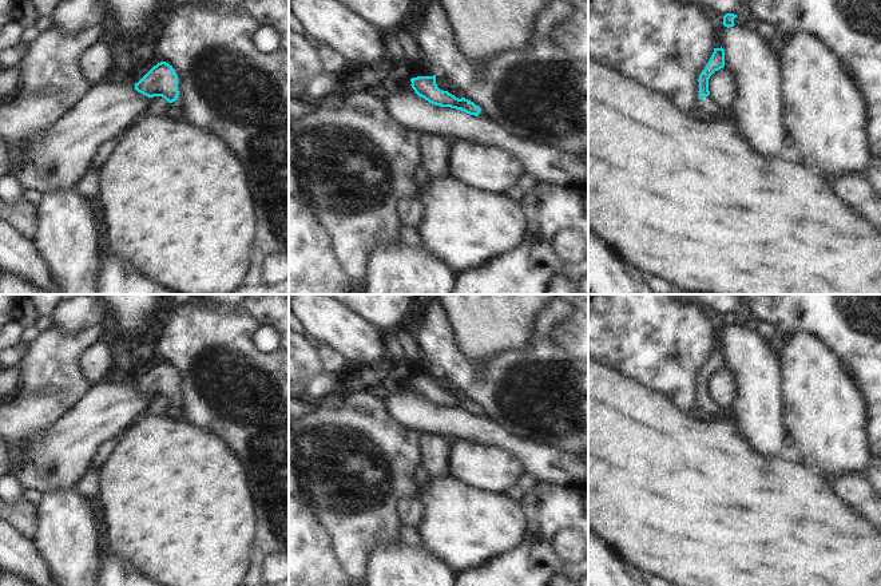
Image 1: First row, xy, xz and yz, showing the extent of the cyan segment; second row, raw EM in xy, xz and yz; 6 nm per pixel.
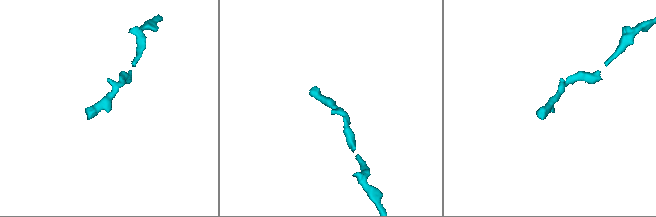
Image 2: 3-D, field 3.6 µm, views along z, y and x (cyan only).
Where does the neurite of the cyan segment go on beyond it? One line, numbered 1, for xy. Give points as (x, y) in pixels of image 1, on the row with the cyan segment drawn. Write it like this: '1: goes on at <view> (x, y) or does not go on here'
1: goes on at xy (174, 106)

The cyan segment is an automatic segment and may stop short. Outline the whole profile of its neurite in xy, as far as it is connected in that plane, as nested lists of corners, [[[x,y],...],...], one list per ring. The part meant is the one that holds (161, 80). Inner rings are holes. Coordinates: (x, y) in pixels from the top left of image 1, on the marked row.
[[[160,62],[154,66],[138,83],[135,90],[148,98],[162,96],[168,102],[170,112],[176,114],[182,99],[178,91],[178,75],[172,66]]]

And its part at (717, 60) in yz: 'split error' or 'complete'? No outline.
split error

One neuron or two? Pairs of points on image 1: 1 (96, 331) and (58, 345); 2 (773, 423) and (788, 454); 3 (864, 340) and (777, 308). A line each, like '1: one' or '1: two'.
1: one
2: two
3: one

